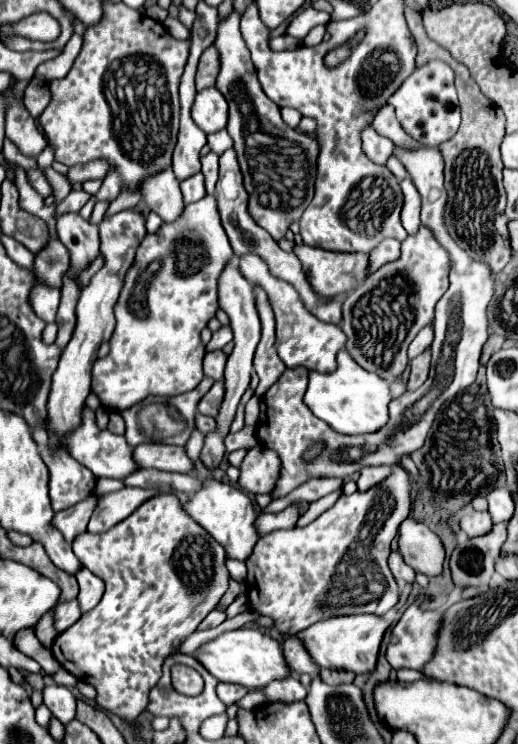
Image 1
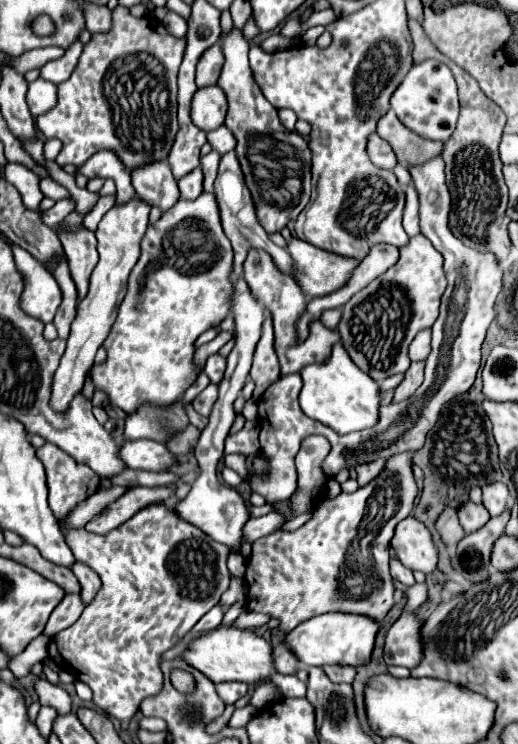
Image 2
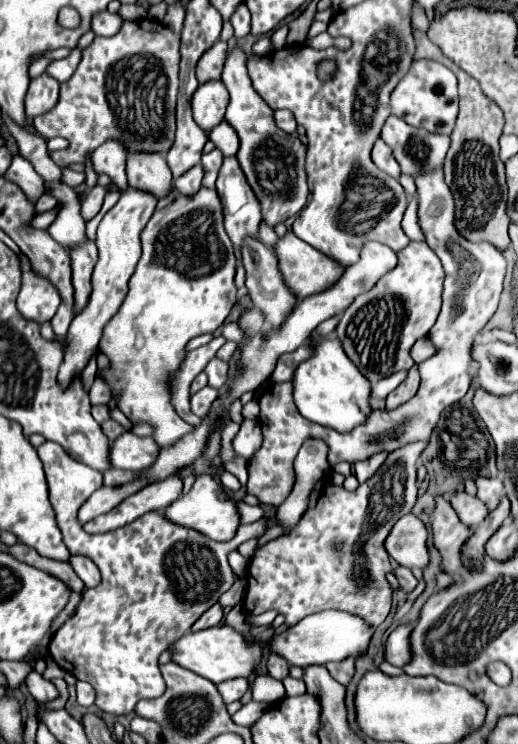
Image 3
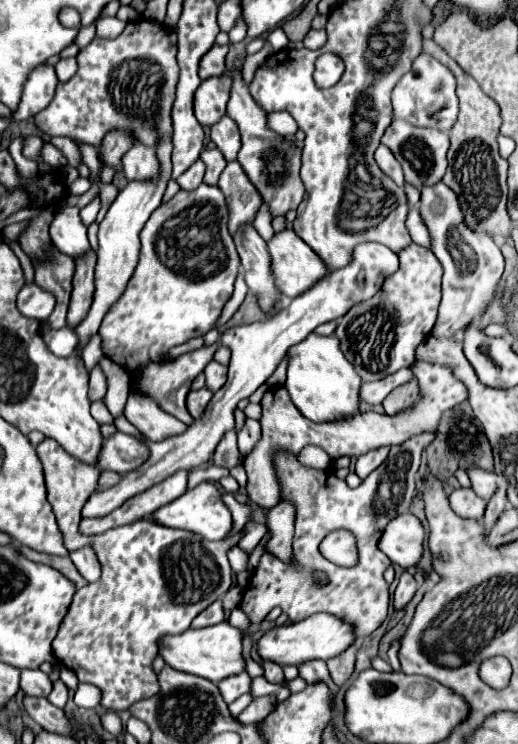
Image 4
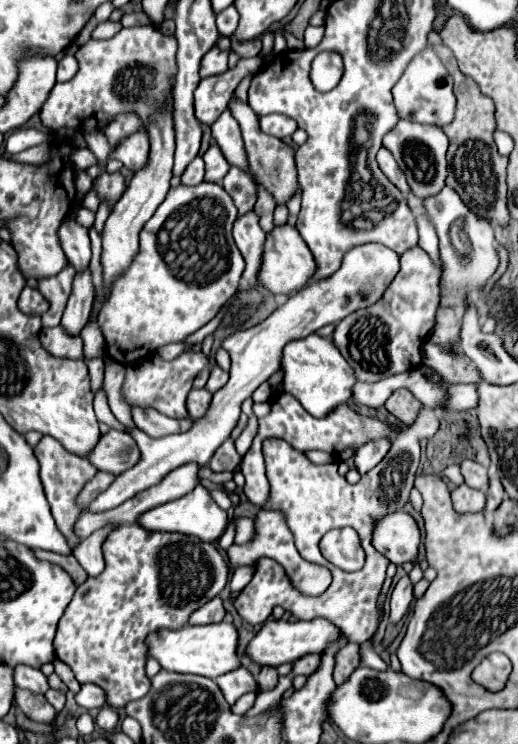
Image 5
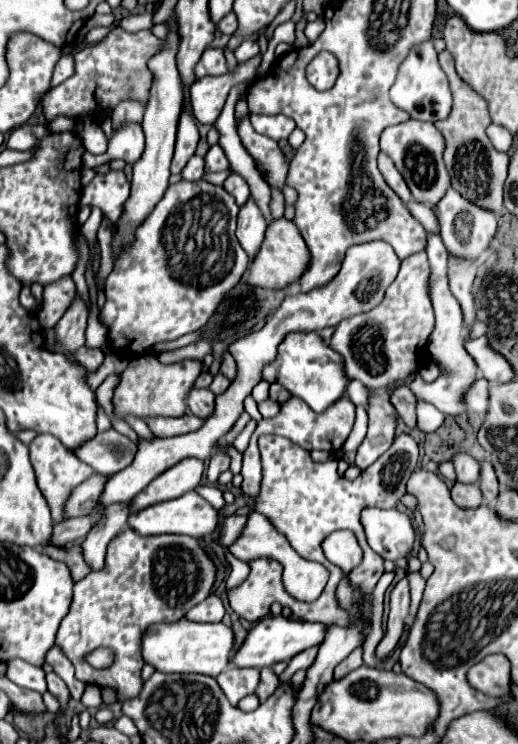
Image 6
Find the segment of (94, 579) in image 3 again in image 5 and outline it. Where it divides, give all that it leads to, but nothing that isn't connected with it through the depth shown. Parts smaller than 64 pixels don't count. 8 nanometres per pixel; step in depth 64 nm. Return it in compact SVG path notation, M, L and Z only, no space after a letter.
M106 526L100 528L96 532L92 532L92 536L88 536L86 540L82 540L72 554L76 556L76 560L82 564L82 568L90 574L90 576L98 576L104 570L104 554L102 554L102 544L108 538L108 534L114 530L114 526Z

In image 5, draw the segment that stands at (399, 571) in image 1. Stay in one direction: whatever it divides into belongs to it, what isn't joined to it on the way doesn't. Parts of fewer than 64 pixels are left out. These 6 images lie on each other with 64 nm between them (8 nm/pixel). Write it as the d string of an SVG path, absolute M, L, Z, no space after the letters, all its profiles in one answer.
M404 576L398 580L390 596L390 624L398 624L406 616L412 598L412 582L408 576Z

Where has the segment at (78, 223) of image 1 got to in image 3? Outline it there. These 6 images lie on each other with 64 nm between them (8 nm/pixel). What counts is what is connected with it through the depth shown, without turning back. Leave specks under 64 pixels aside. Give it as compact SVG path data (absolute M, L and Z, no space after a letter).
M86 240L84 244L70 250L72 256L72 284L74 284L74 312L82 312L88 304L92 284L90 276L94 270L94 264L98 260L96 244L92 240Z

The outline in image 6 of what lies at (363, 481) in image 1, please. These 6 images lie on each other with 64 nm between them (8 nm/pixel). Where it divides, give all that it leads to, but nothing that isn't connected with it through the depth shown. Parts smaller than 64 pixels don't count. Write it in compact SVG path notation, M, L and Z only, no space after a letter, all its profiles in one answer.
M424 252L402 262L400 274L388 288L382 304L368 314L358 314L342 320L332 336L330 348L344 358L344 374L360 380L368 388L368 434L356 452L356 466L360 470L376 462L394 440L398 412L390 402L392 384L416 374L428 362L428 336L434 330L434 310L428 298L428 258Z

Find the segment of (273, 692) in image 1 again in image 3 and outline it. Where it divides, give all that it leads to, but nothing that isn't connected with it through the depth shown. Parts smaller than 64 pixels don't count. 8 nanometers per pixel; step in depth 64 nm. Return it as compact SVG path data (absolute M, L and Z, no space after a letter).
M286 676L282 680L282 684L286 688L286 696L300 696L306 690L304 688L304 680L296 680L296 678L290 678L290 676Z

